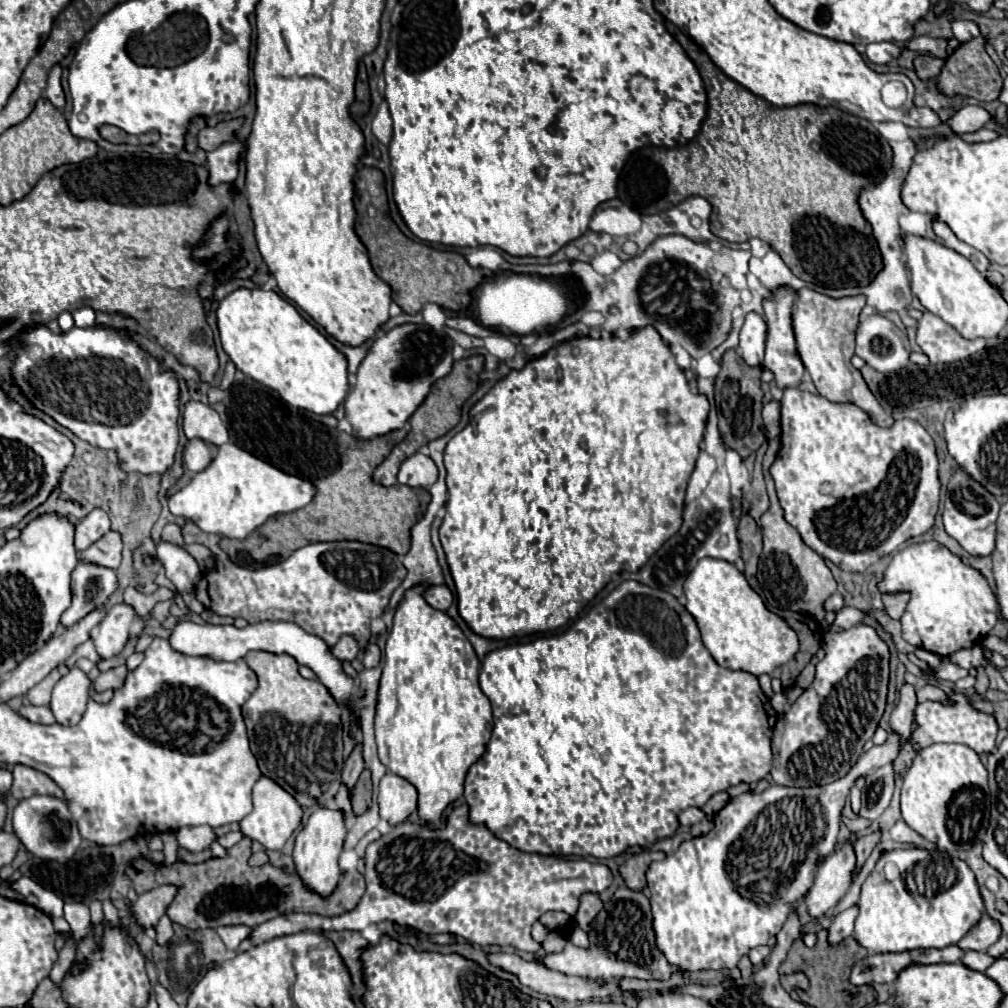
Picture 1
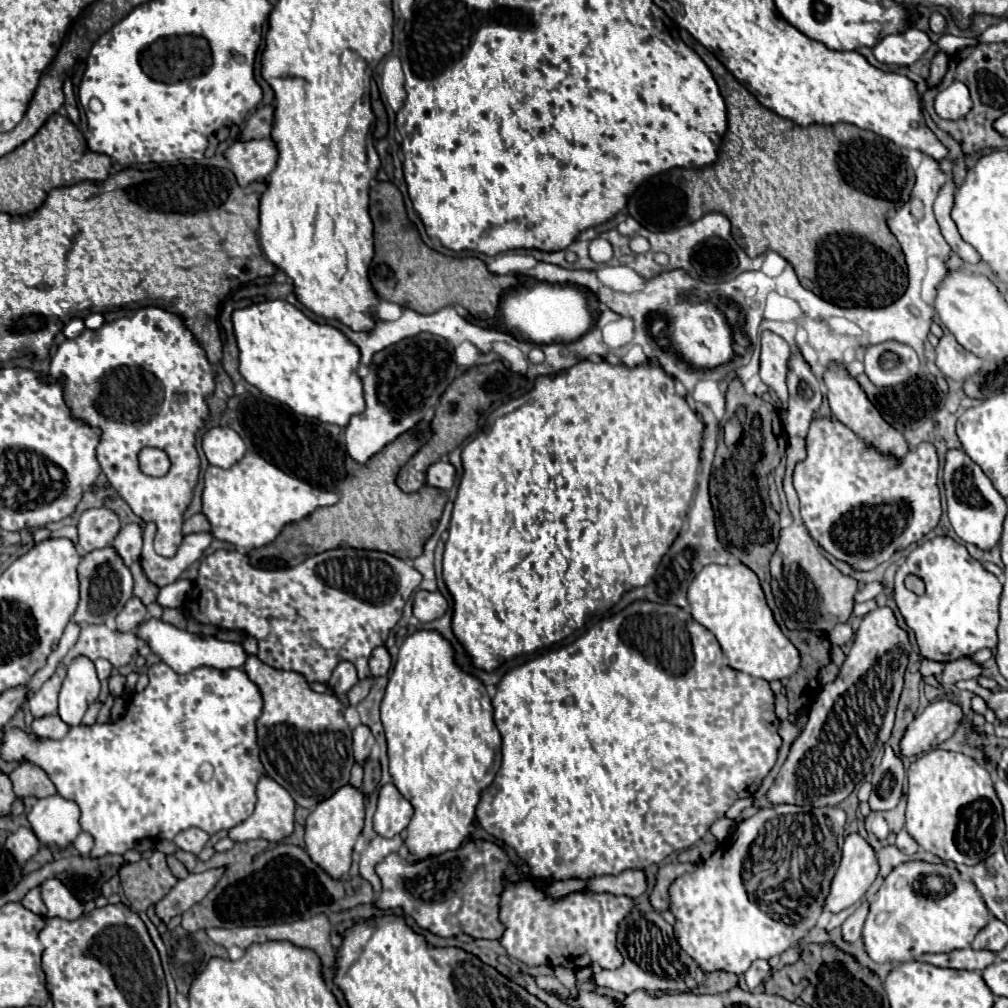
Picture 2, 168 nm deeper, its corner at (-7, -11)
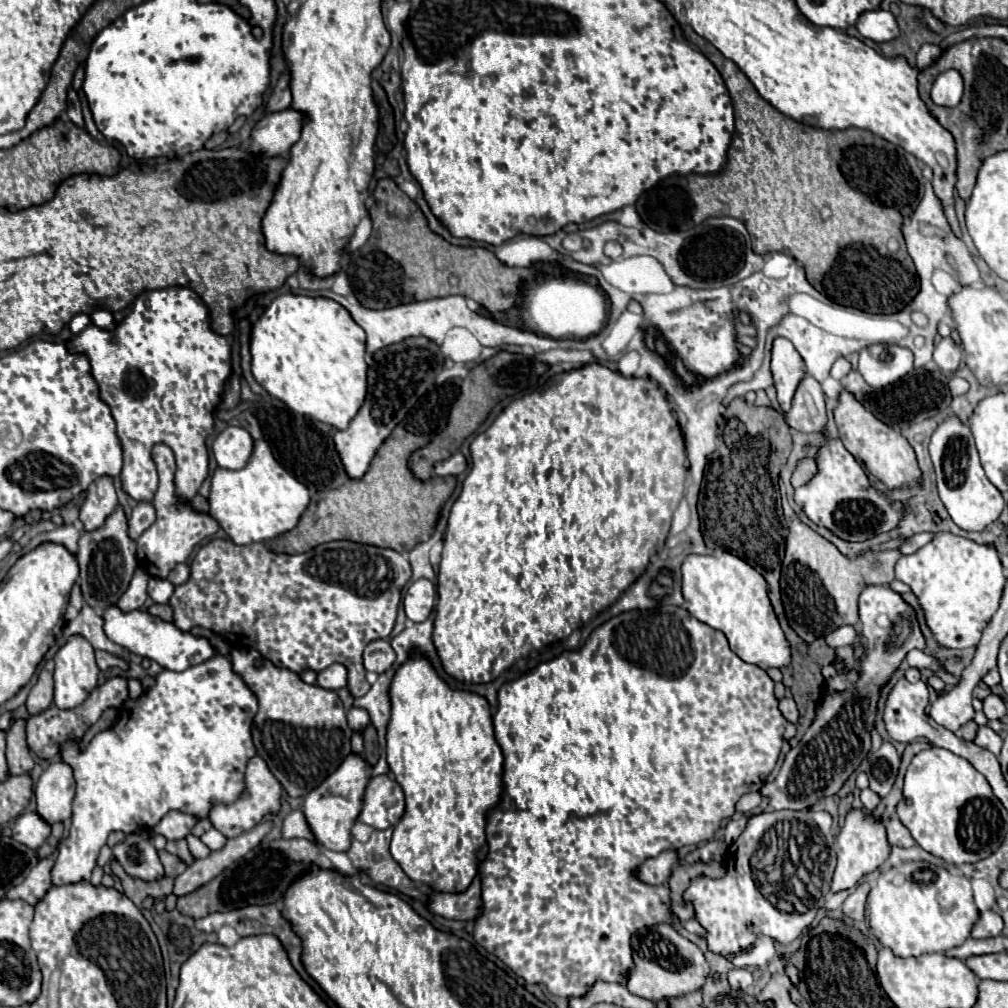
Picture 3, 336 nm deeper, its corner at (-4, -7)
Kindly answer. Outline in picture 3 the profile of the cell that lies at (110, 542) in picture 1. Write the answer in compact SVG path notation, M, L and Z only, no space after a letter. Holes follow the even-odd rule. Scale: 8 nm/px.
M137 503L137 507L133 509L131 513L131 519L129 519L129 537L133 541L137 541L141 537L141 533L145 529L149 529L149 525L155 521L155 509L151 503Z

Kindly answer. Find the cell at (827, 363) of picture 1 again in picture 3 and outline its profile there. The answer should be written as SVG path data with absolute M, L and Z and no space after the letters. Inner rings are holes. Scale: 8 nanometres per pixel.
M843 389L839 393L839 403L833 411L835 415L835 423L839 427L839 437L843 441L843 445L847 447L847 451L865 465L867 473L871 473L875 479L879 479L881 483L885 483L887 489L895 489L895 487L903 487L903 485L917 485L919 483L919 467L917 467L917 459L913 453L913 447L909 445L909 441L897 433L893 427L885 425L883 421L879 421L871 411L867 411L853 393L849 393L847 389Z

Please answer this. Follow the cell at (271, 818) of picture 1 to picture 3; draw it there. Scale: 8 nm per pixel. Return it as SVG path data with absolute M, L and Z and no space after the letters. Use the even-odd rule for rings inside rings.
M255 755L245 771L245 785L247 785L247 797L231 803L231 805L215 805L209 813L209 821L213 823L213 827L217 827L225 837L237 837L245 831L251 831L257 823L261 823L267 815L277 815L281 811L281 795L283 795L283 787L281 783L273 777L273 773L269 771L267 763Z

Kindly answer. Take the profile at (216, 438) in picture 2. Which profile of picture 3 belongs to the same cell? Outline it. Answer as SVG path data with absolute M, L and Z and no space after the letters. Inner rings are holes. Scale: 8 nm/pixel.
M227 427L213 439L211 449L219 467L241 469L251 457L253 439L243 427Z

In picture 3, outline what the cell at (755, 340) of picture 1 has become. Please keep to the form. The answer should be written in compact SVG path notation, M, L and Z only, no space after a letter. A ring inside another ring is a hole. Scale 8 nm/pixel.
M775 337L771 347L771 375L777 389L777 401L783 411L789 411L793 393L805 375L803 359L785 337Z

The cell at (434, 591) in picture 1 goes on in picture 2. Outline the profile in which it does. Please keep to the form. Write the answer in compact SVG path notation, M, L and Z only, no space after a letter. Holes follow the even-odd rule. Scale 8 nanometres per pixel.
M422 589L416 591L412 611L414 611L414 617L420 623L430 623L430 621L438 619L440 615L446 613L446 609L448 609L448 603L446 603L446 599L438 591L436 593L422 591Z

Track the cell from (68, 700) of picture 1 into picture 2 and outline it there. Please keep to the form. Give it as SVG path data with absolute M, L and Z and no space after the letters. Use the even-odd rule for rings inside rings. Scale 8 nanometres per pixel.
M76 657L66 667L66 677L60 689L58 715L70 727L80 725L90 703L98 699L100 681L96 677L94 663L88 657Z

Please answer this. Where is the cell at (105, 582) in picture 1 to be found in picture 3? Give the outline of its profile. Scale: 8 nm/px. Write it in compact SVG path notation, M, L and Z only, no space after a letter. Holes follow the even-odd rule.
M117 507L117 511L105 521L101 529L91 533L81 533L79 551L75 553L75 557L81 569L79 587L85 603L99 611L107 611L109 607L117 605L119 597L127 591L137 567L135 543L127 535L127 517L121 507Z

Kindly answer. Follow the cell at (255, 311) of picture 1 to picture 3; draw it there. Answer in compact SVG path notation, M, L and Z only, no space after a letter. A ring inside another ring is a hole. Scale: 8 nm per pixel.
M293 293L275 297L253 323L249 351L255 381L291 411L345 429L365 401L365 331L331 299Z

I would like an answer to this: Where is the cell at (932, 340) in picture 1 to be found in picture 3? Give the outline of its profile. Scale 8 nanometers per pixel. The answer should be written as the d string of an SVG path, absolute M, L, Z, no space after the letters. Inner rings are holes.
M951 337L941 339L941 343L935 347L935 353L933 353L933 361L939 365L939 369L951 371L951 373L957 371L961 357L963 357L961 345L957 345Z

